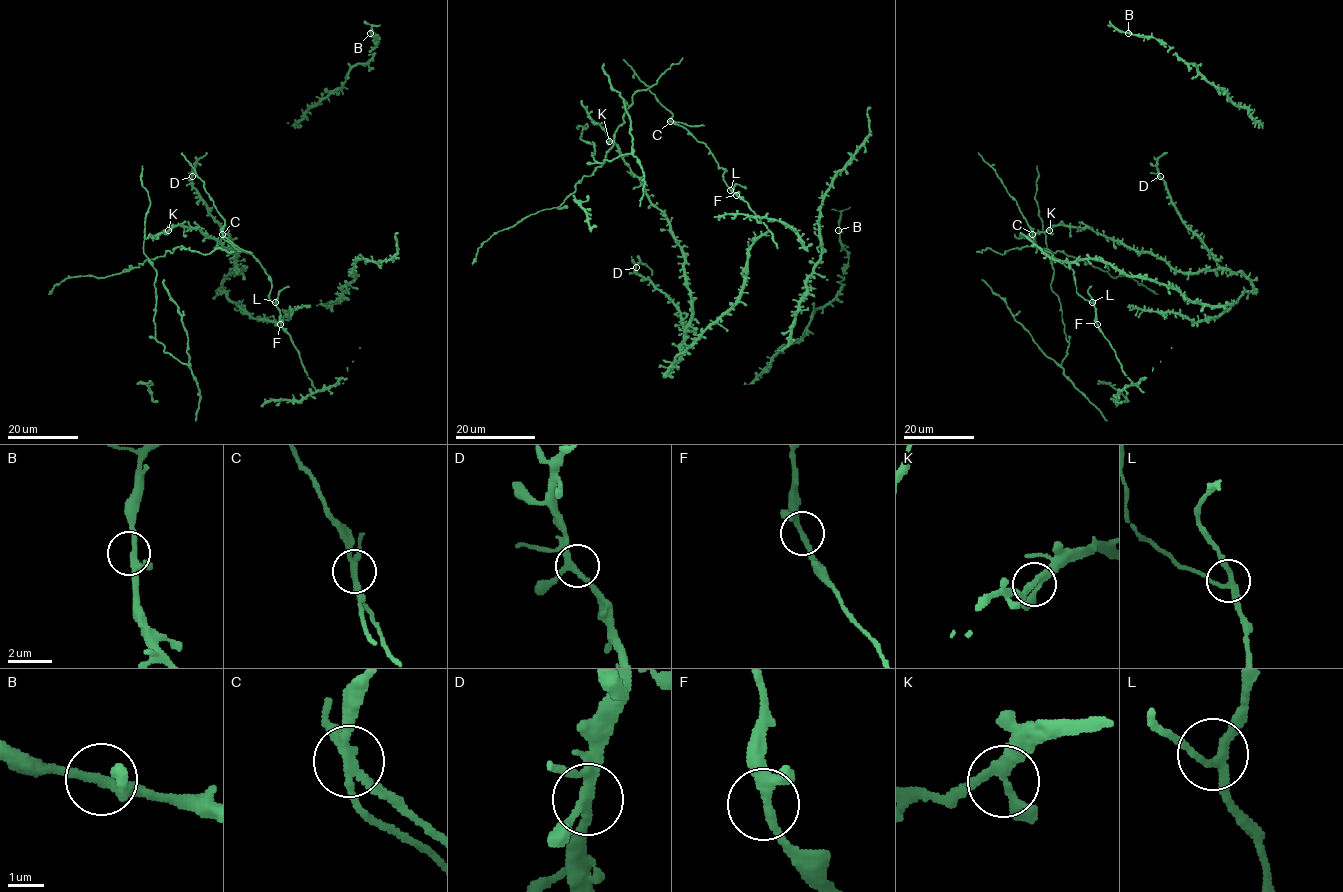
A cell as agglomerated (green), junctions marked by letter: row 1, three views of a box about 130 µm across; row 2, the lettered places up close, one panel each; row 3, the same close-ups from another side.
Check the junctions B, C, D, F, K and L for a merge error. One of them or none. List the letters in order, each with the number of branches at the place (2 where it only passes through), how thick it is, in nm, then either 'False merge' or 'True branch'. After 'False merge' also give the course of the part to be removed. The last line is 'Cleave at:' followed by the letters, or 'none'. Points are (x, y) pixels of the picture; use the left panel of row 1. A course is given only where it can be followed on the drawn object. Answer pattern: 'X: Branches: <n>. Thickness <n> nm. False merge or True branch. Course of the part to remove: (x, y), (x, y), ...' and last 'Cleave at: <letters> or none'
B: Branches: 3. Thickness 260 nm. True branch
C: Branches: 4. Thickness 240 nm. False merge. Course of the part to remove: (222, 234), (252, 253)
D: Branches: 4. Thickness 240 nm. True branch
F: Branches: 3. Thickness 240 nm. True branch
K: Branches: 3. Thickness 280 nm. True branch
L: Branches: 3. Thickness 220 nm. True branch
Cleave at: C

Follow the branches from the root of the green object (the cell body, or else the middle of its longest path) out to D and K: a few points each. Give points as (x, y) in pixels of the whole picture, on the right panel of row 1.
D: (1206, 269), (1216, 268), (1217, 261), (1181, 219), (1160, 176)
K: (1206, 269), (1181, 273), (1149, 252), (1138, 252), (1089, 228), (1055, 225), (1049, 230)

